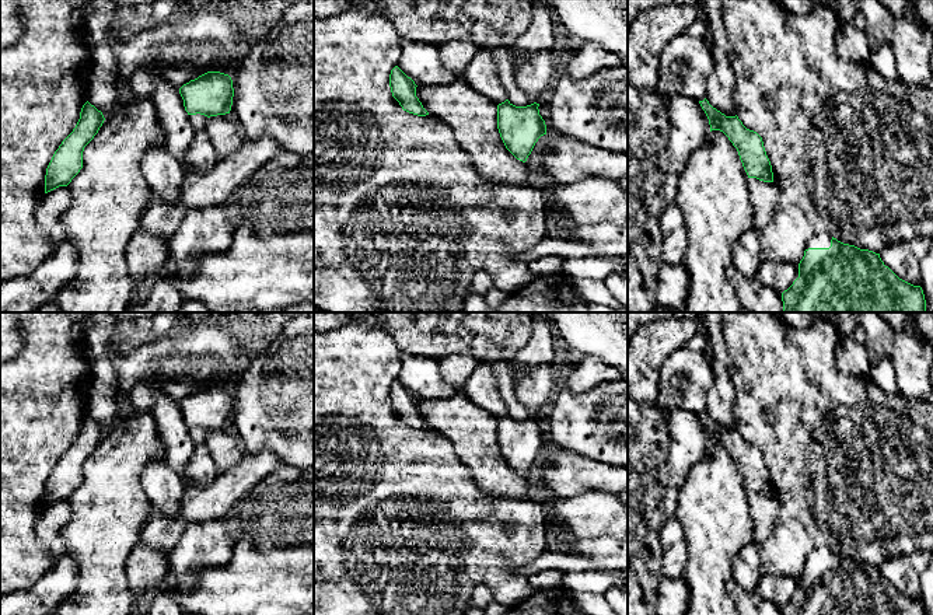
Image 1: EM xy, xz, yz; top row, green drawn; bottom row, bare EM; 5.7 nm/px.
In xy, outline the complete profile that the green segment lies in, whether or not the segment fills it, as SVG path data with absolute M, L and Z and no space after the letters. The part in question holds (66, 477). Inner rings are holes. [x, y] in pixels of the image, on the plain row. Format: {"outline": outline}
{"outline": "M88 415L83 419L80 433L73 445L55 465L45 489L45 507L67 500L83 482L84 461L94 452L105 431Z"}

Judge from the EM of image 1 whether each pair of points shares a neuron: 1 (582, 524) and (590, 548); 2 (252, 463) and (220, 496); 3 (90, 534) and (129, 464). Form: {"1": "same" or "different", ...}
{"1": "different", "2": "same", "3": "same"}

